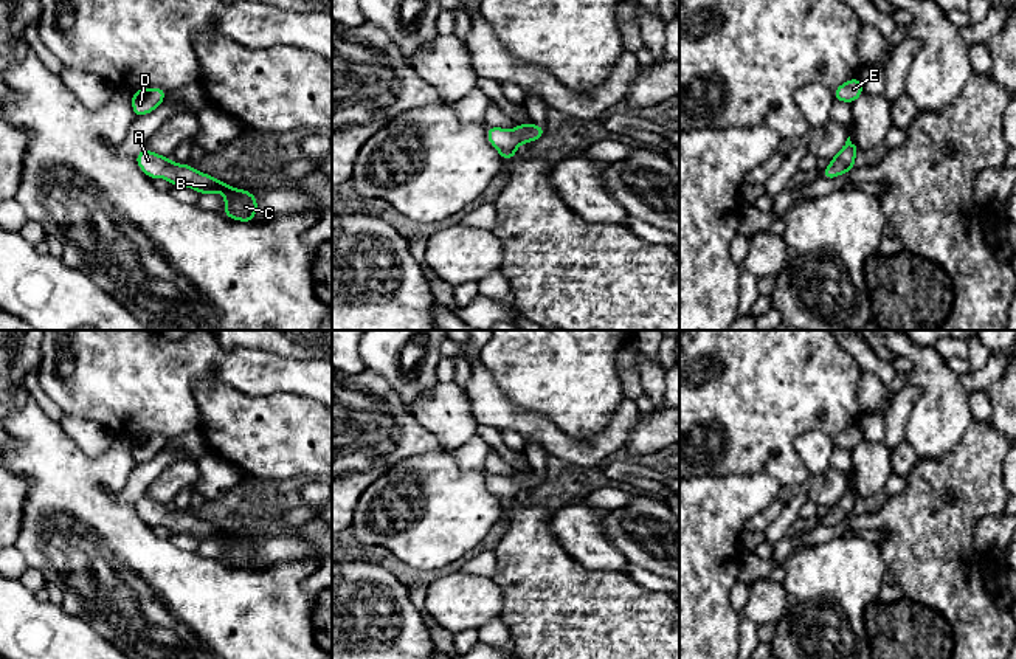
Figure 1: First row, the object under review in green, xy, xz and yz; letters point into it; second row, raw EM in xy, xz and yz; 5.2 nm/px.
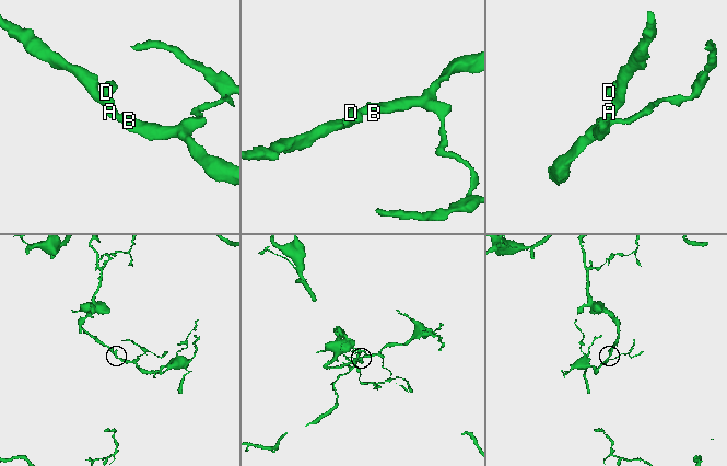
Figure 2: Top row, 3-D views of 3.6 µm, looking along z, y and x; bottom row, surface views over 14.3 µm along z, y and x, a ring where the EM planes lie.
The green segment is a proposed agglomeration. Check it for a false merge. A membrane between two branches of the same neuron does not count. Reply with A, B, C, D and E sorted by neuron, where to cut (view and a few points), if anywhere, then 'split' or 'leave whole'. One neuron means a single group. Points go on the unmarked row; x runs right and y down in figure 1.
groups A B C D E; cut none; leave whole

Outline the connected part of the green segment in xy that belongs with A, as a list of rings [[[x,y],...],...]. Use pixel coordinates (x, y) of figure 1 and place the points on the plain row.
[[[143,495],[135,509],[138,515],[150,526],[166,526],[172,533],[186,533],[195,537],[200,543],[220,540],[225,543],[223,563],[251,571],[257,560],[257,546],[247,537],[236,537],[208,521],[199,519],[191,512],[177,512],[171,505],[154,501]]]

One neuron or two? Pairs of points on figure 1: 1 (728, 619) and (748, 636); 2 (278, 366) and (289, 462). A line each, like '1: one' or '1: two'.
1: two
2: two

